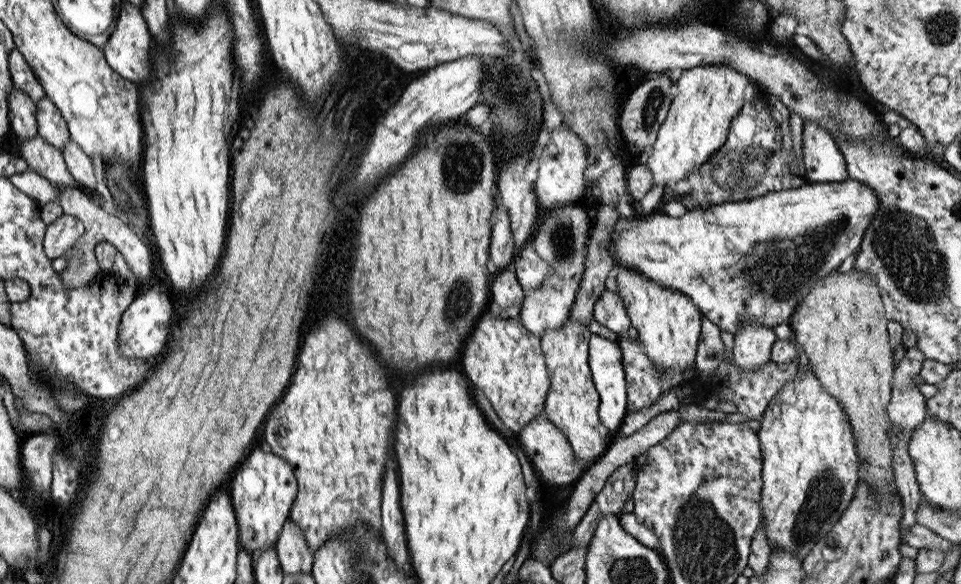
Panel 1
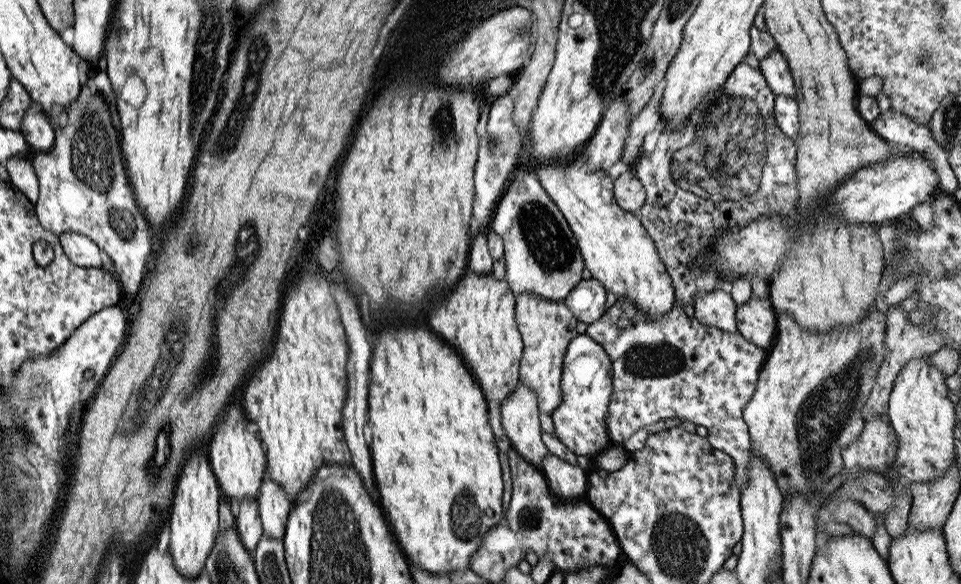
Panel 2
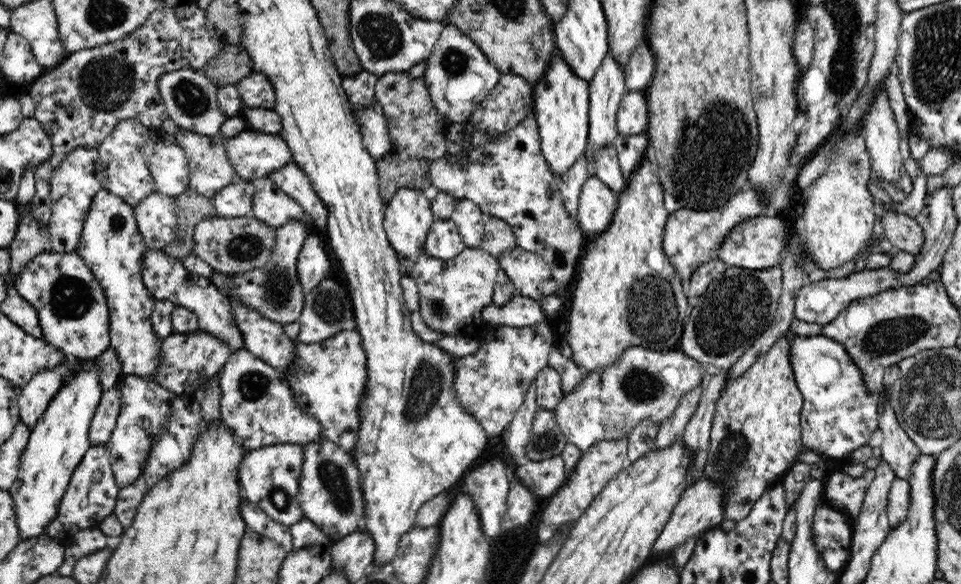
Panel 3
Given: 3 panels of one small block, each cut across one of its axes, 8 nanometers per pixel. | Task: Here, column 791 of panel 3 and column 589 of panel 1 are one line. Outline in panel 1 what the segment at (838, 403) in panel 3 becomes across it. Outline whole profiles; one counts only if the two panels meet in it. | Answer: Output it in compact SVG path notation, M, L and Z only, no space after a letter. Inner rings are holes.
M592 335L588 342L588 360L592 381L600 393L600 408L598 415L602 425L610 429L610 434L617 435L624 417L627 415L628 397L626 397L626 374L622 362L622 349L616 341L608 340L606 337Z

